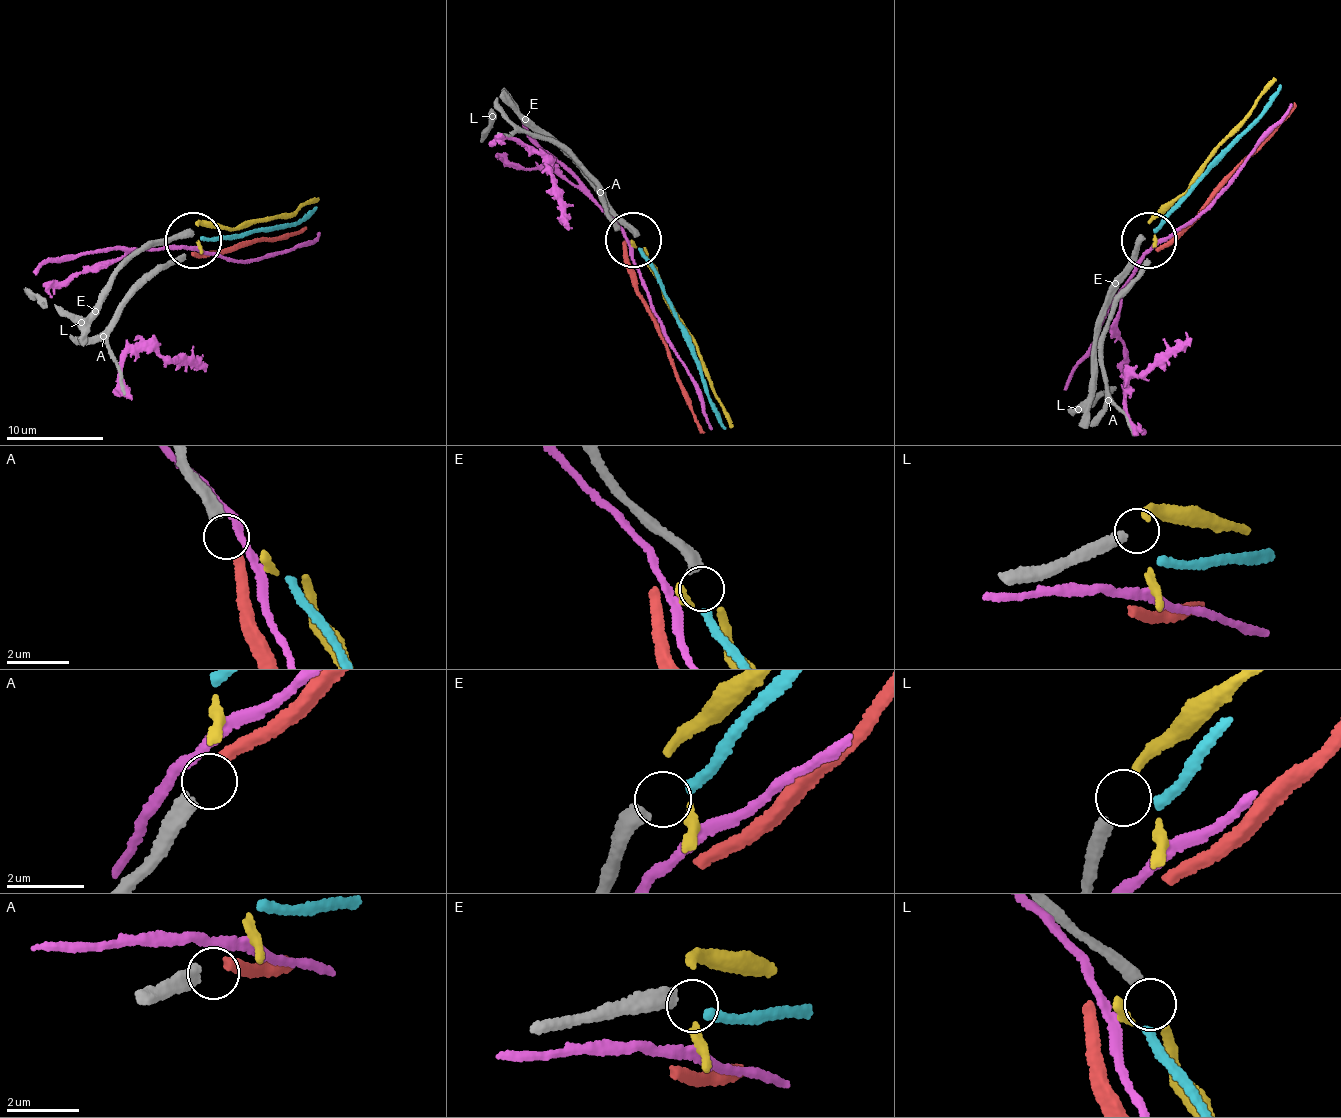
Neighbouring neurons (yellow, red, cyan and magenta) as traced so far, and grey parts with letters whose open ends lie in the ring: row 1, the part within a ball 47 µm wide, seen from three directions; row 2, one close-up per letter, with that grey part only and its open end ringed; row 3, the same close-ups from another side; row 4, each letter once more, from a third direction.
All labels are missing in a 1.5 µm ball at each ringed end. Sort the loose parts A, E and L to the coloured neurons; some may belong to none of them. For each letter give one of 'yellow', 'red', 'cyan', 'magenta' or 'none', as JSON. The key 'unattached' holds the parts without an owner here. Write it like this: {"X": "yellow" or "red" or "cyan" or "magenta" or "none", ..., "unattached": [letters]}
{"A": "red", "E": "cyan", "L": "none", "unattached": ["L"]}

